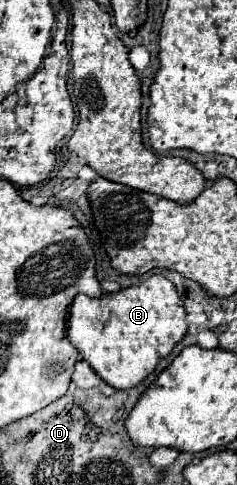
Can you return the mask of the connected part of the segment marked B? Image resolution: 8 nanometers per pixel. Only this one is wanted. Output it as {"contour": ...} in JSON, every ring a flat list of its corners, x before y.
{"contour":[[153,275,141,285,133,285,129,289,121,289,119,293,103,295,99,299,77,295,71,309,69,309,69,321,67,321,67,337,69,341,79,349,81,359,91,365,91,369,113,389,131,389,137,387,145,377,149,377,161,359,165,359,179,341,189,331,189,323,185,319,183,301,179,299,175,285,165,279,163,275]]}

